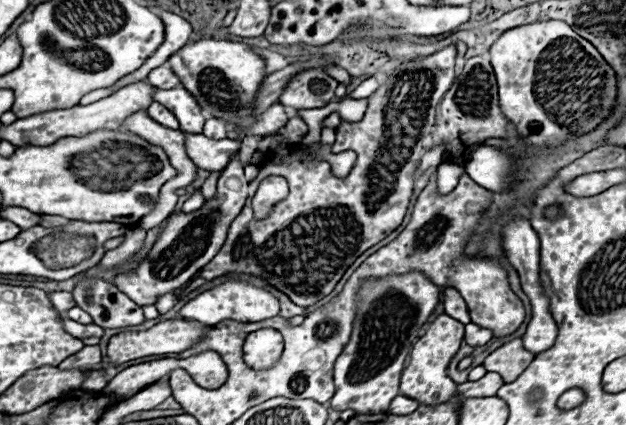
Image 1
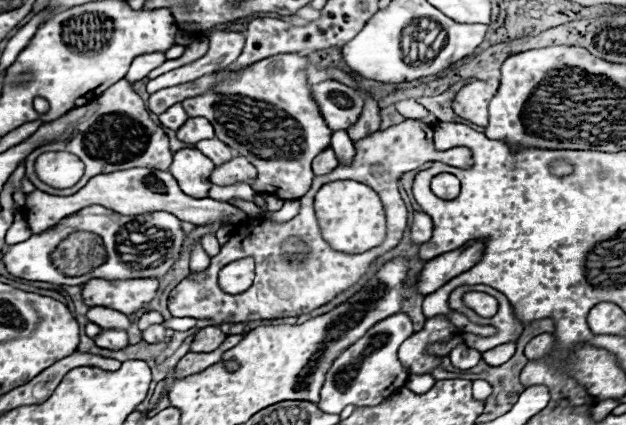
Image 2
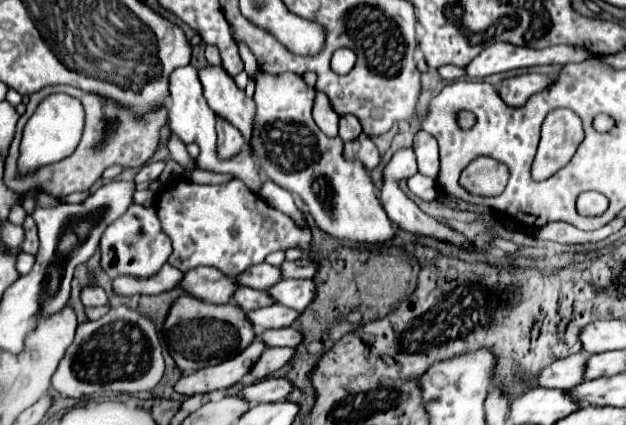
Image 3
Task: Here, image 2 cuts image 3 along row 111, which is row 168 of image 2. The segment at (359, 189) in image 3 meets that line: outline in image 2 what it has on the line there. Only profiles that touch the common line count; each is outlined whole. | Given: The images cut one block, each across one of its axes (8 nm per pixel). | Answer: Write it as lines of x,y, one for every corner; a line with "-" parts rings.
270,56
240,70
234,78
214,84
206,94
184,100
184,110
190,118
208,118
216,136
256,166
258,176
252,188
278,194
284,200
302,198
310,190
314,180
312,158
330,146
332,136
306,86
306,68
306,56

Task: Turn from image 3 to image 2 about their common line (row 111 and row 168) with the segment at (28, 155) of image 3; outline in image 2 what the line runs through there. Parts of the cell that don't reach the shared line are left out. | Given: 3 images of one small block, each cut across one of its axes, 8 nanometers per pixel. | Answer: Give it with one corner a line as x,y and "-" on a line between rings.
46,152
36,159
35,171
42,182
54,188
70,188
82,178
84,164
69,152

